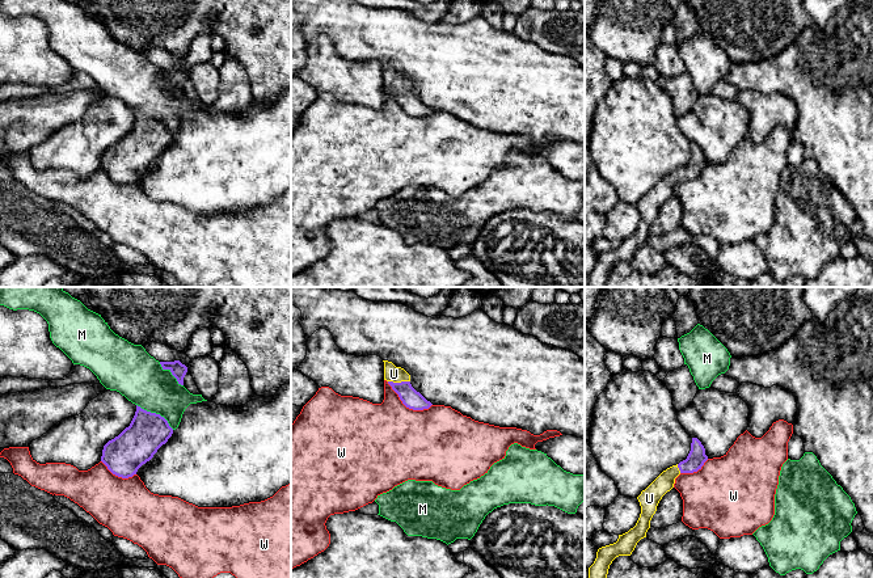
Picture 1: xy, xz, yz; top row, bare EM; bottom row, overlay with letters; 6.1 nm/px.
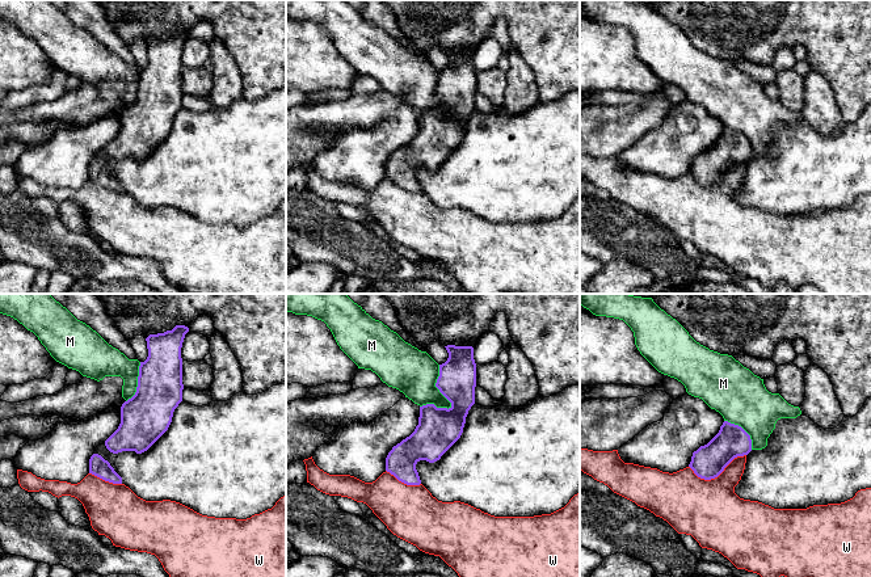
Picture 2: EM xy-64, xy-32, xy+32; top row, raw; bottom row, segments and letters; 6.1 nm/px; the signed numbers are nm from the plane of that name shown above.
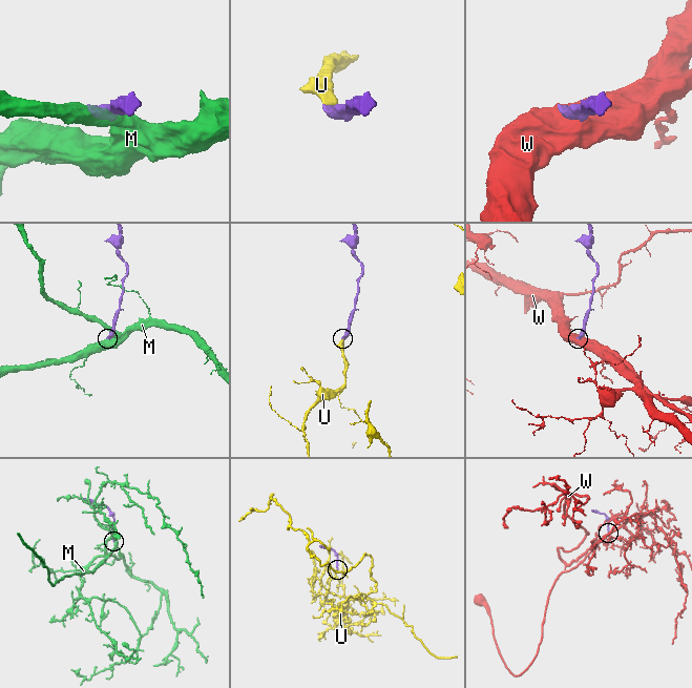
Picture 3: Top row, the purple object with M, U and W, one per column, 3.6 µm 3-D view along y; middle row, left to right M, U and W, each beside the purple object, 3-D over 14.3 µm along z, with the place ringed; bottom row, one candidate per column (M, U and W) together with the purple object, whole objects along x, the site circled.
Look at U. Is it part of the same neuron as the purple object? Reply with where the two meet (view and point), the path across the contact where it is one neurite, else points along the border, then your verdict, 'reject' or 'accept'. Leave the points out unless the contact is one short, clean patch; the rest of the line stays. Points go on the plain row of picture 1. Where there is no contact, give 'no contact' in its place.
meets purple in xz at (399, 89); runs through xz (412, 105), (399, 89), (393, 80); accept

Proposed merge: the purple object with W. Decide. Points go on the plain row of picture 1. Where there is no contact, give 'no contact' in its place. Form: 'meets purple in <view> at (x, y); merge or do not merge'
meets purple in xz at (407, 113); do not merge

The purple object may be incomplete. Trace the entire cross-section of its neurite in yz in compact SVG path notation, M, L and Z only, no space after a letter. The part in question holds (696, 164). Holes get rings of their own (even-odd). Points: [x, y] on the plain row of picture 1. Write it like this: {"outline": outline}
{"outline": "M692 144L691 157L686 166L663 177L641 201L637 203L641 220L633 235L619 241L616 249L602 253L596 258L594 270L589 274L587 287L607 287L610 271L619 262L630 262L637 249L646 244L650 227L657 218L662 203L674 194L675 185L680 180L693 180L701 176L708 166L705 155L697 144Z"}

